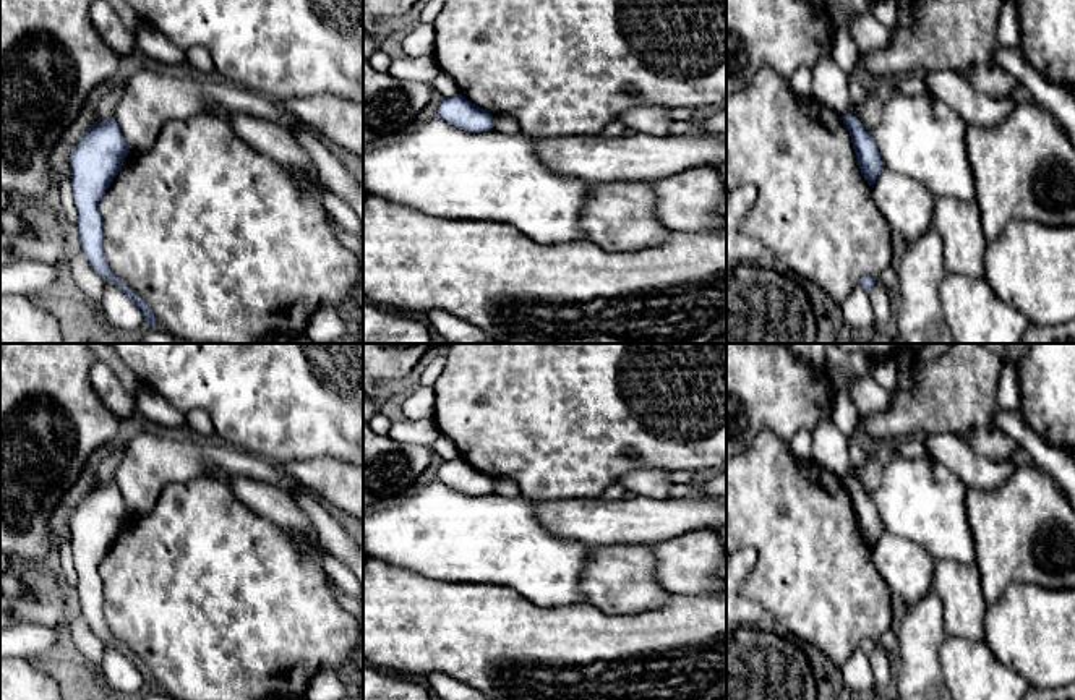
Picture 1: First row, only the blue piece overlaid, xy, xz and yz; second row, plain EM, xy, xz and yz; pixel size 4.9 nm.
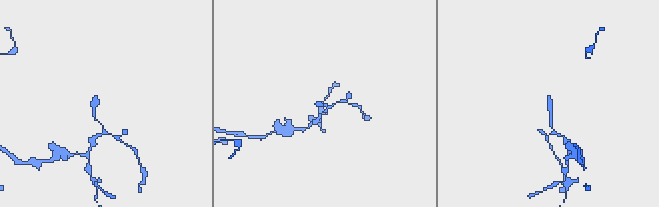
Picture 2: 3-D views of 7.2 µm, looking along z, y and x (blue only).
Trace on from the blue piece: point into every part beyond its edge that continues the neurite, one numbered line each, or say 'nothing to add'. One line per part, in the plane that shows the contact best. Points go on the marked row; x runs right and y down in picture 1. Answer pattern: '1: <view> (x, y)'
nothing to add

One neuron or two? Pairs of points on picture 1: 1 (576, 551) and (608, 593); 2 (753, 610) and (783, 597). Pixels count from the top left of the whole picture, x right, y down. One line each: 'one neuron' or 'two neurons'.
1: two neurons
2: two neurons

